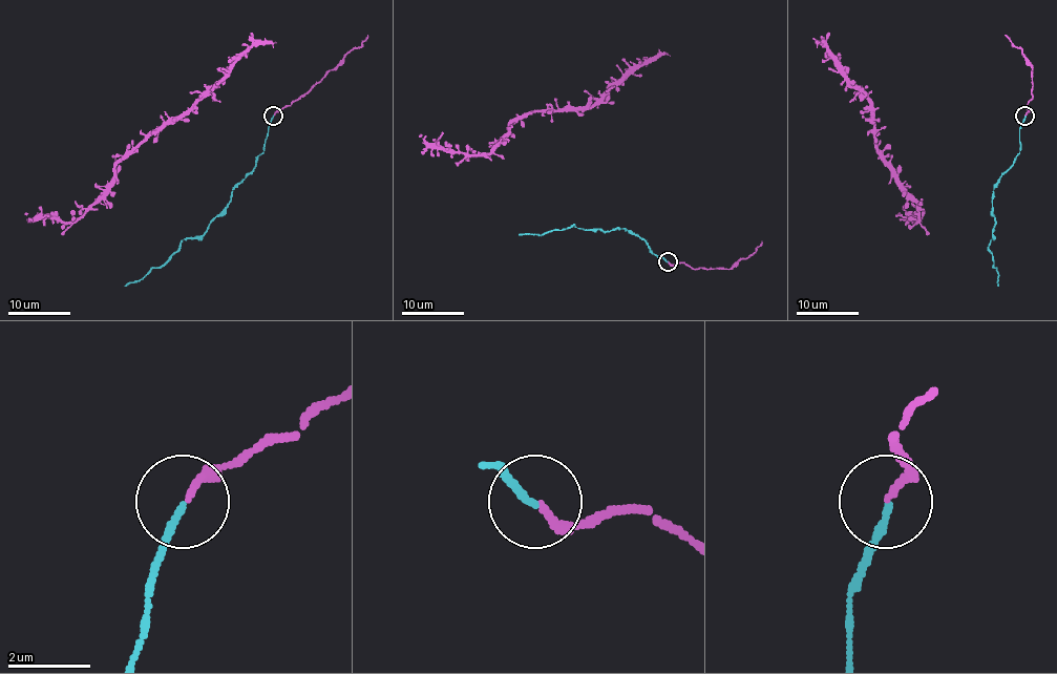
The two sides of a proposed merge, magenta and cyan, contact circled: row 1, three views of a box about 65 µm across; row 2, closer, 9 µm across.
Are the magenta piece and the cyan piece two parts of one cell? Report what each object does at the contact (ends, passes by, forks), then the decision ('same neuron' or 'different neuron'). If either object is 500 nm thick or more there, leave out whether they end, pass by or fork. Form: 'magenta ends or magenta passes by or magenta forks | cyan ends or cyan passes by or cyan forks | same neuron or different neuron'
magenta ends | cyan ends | same neuron

